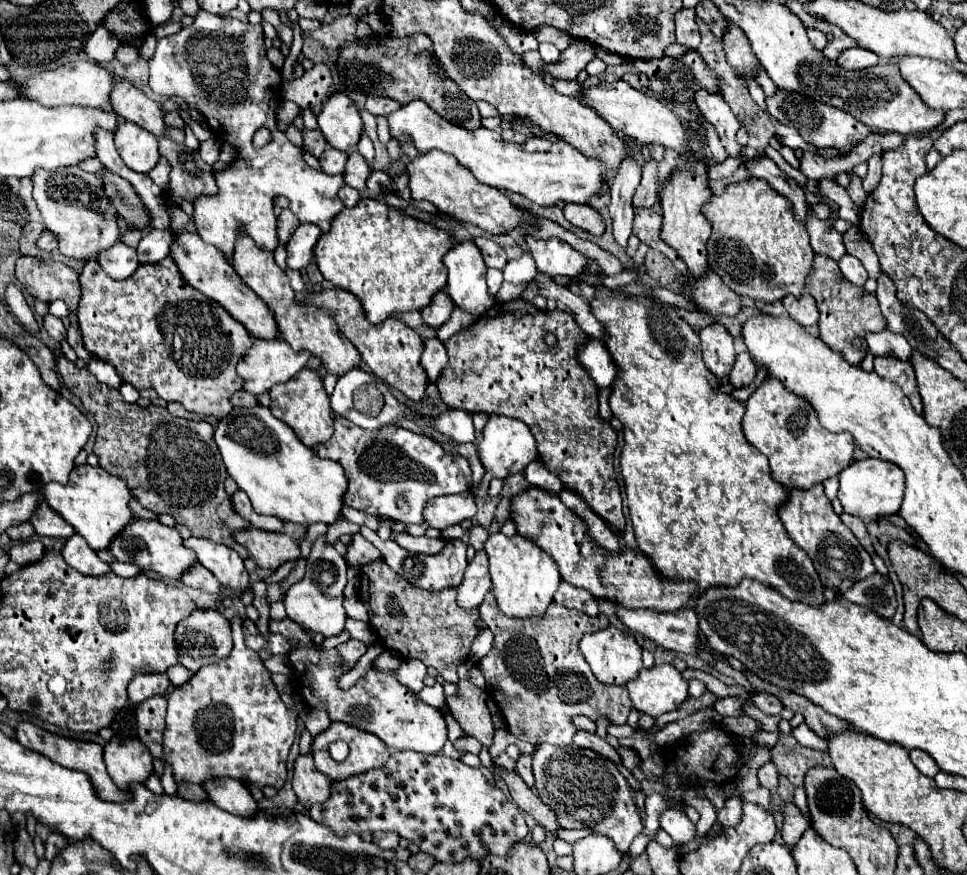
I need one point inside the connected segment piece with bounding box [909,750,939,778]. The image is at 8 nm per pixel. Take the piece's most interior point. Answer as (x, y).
(924, 762)

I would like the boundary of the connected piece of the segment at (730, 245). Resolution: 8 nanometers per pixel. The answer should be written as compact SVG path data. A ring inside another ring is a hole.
M749 178L739 184L729 184L723 194L713 196L703 206L703 216L711 222L713 234L707 242L709 250L709 266L713 272L721 276L721 280L741 296L749 296L753 300L773 304L783 300L787 294L801 296L805 288L807 272L813 266L813 250L809 246L809 234L805 226L795 222L791 202L775 192L765 180Z

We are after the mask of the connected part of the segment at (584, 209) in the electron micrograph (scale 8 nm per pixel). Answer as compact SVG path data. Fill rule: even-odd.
M565 204L563 212L565 212L565 218L573 226L577 226L581 230L587 230L587 232L591 232L595 236L605 232L605 220L603 220L603 216L595 208L587 206L587 204Z

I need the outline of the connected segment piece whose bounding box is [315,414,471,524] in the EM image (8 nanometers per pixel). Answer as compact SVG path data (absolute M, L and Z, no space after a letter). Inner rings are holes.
M337 414L333 416L333 424L333 436L327 442L321 442L315 450L317 456L335 460L343 466L349 482L345 492L345 504L355 510L371 516L391 518L397 522L419 524L423 520L421 510L429 498L443 494L461 494L471 488L471 468L467 458L445 452L435 440L429 440L427 436L409 432L395 424L369 432L357 428L351 420L345 420L345 416ZM397 494L405 496L411 508L407 514L401 514L397 510Z

